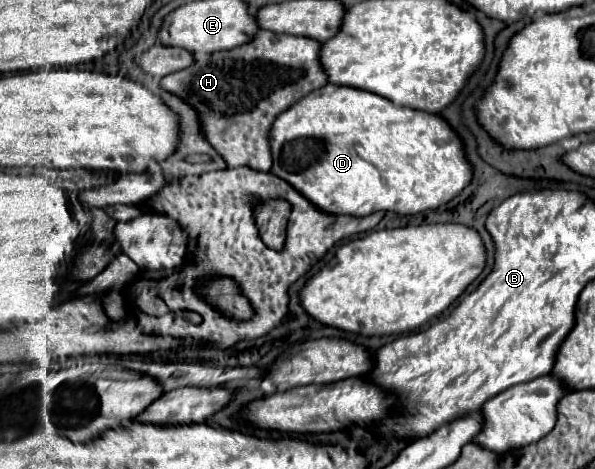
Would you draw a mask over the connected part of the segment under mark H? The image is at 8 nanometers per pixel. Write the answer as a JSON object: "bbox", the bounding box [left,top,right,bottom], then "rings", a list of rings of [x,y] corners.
{"bbox":[160,30,328,170],"rings":[[[260,30],[250,44],[204,58],[198,54],[194,66],[164,76],[160,86],[178,94],[200,112],[204,134],[224,156],[228,168],[252,166],[256,170],[270,170],[270,132],[278,114],[312,90],[328,84],[320,52],[322,44],[318,40]]]}

